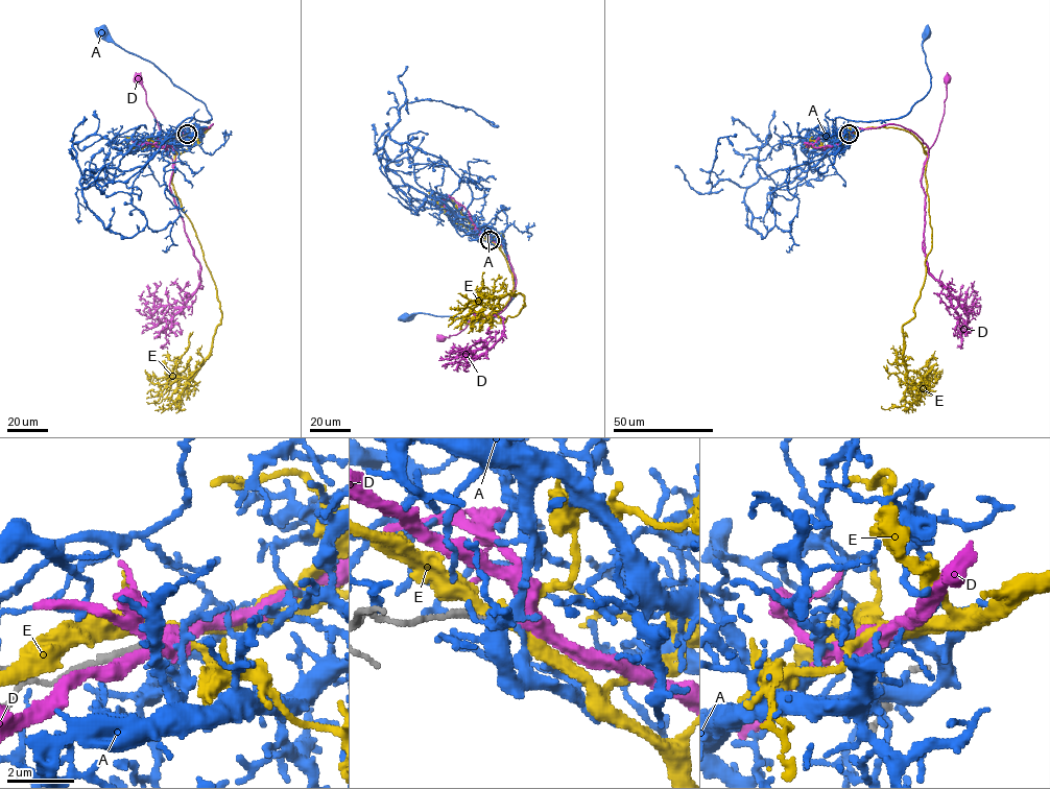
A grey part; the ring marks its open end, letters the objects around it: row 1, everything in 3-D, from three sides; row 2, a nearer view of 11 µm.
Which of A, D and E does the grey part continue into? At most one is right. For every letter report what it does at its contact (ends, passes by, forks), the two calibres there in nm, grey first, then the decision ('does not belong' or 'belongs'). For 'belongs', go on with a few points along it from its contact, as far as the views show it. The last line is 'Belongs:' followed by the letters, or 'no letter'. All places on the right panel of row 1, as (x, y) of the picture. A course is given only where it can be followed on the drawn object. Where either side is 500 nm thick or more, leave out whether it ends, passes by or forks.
A: it ends; calibres 190 and 180 nm; does not belong
D: it passes by; calibres 180 and 440 nm; does not belong
E: it forks; calibres 180 and 360 nm; does not belong
Belongs: no letter

